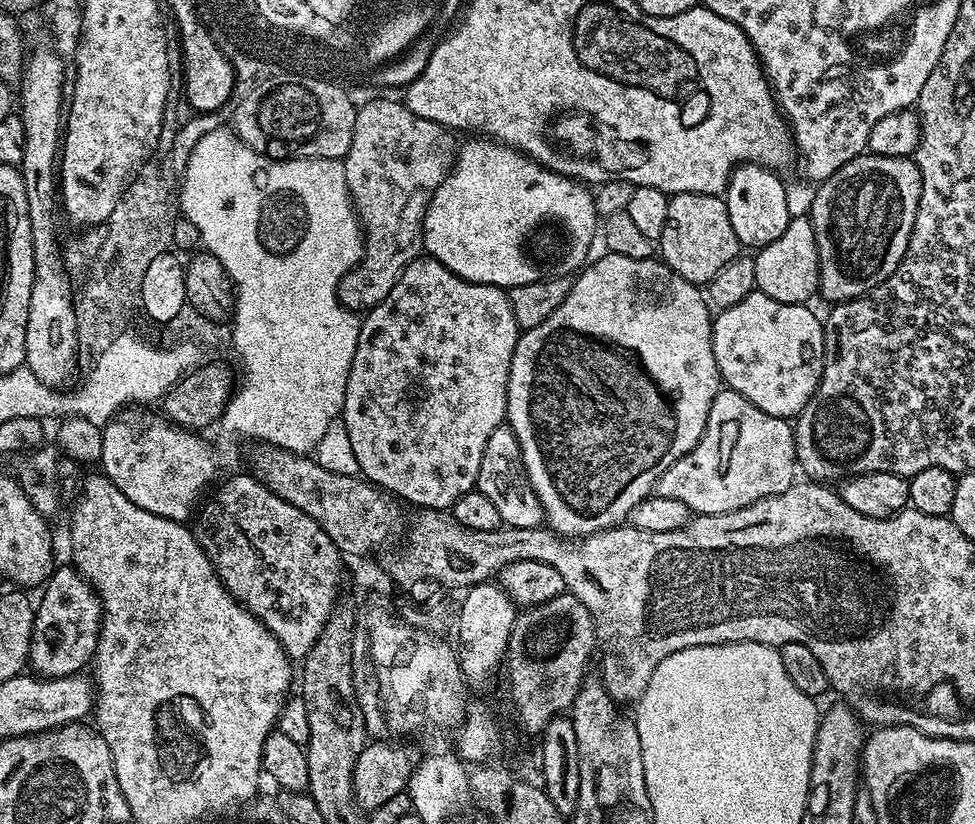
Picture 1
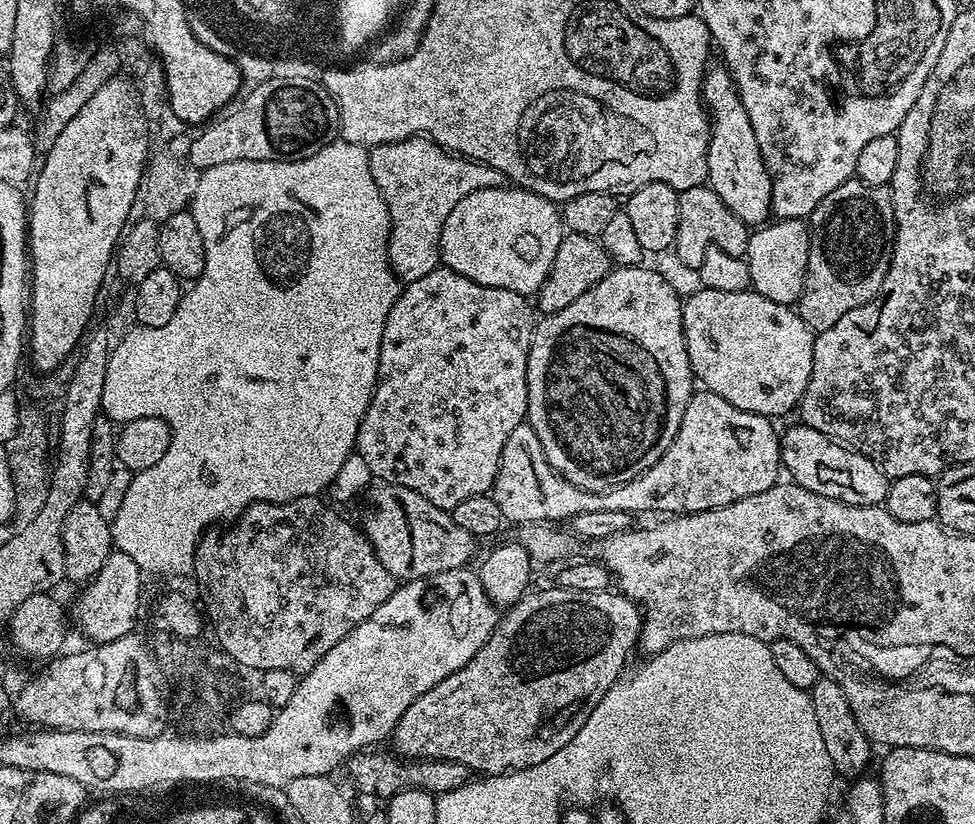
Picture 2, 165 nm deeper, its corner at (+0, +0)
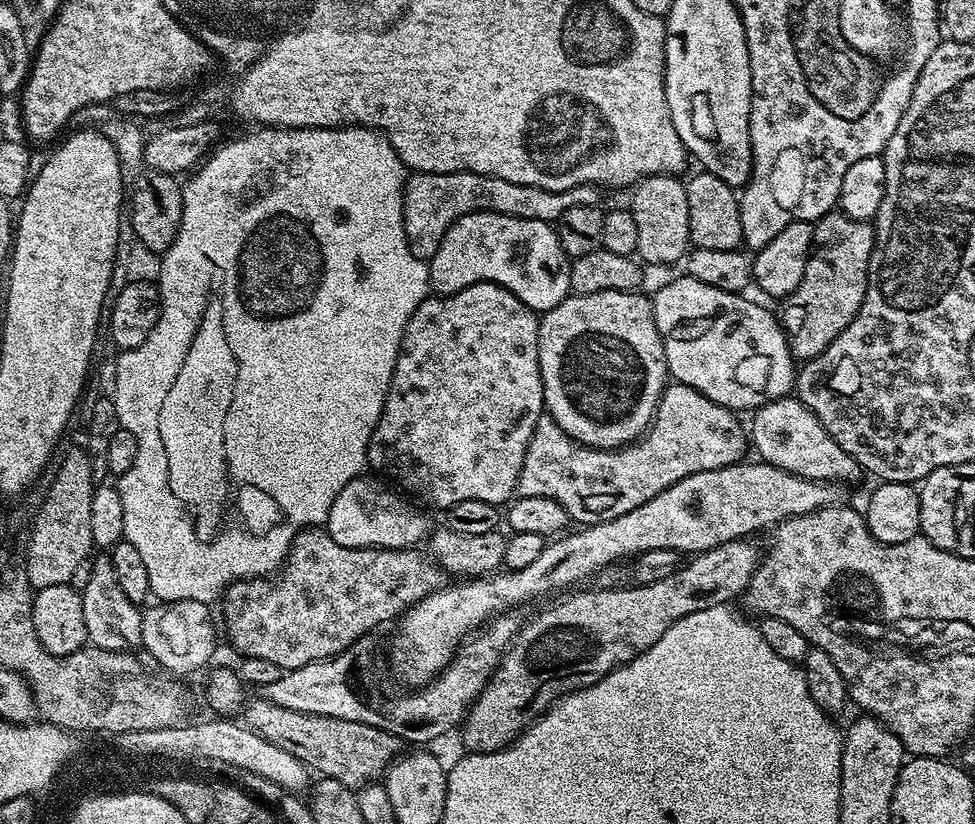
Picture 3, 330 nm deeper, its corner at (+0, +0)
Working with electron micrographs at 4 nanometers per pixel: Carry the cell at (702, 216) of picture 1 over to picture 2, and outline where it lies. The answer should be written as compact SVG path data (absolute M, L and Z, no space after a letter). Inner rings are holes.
M701 186L699 188L688 188L680 193L678 202L678 226L676 227L676 242L674 253L692 270L698 270L702 266L702 260L711 248L724 250L726 254L744 256L748 251L748 237L750 235L749 225L744 224L718 198L713 188Z

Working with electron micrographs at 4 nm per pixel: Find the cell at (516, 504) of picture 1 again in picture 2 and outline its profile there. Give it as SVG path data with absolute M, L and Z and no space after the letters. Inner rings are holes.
M693 391L674 442L670 442L666 454L654 466L609 492L587 492L566 482L553 470L538 442L538 434L525 422L514 426L514 431L506 437L490 495L498 502L505 521L515 526L568 522L583 512L602 510L633 514L709 512L747 496L762 494L781 479L782 436L772 424L775 423L769 417L738 410L738 406L718 394Z

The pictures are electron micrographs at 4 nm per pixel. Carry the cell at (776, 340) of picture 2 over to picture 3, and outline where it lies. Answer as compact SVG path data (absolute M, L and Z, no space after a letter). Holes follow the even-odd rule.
M680 274L651 297L654 322L664 339L668 375L724 408L755 410L793 391L798 371L779 319L739 292L723 292Z

